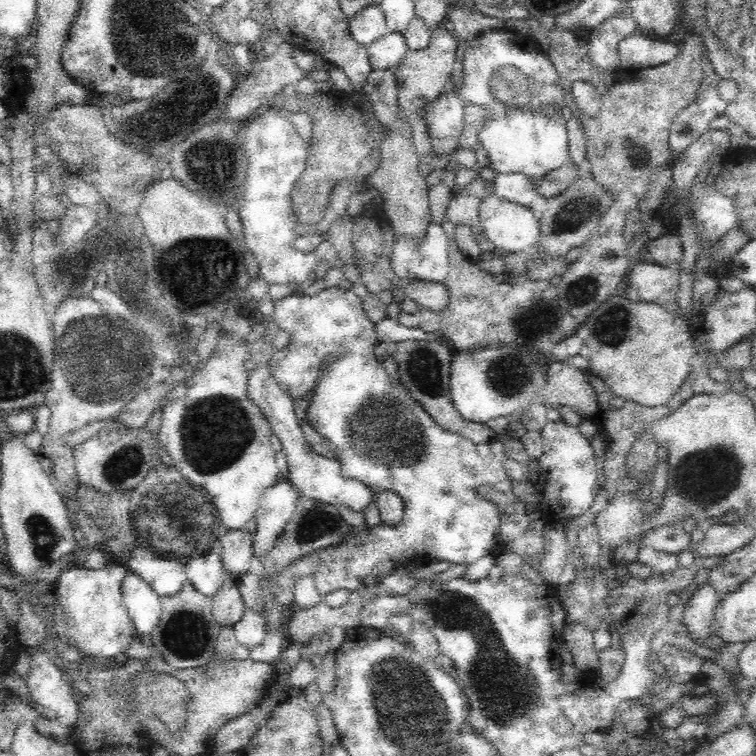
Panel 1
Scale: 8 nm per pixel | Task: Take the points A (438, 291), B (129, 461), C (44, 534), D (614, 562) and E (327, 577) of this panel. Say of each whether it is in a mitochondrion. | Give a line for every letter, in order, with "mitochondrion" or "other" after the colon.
A: other
B: mitochondrion
C: mitochondrion
D: other
E: other

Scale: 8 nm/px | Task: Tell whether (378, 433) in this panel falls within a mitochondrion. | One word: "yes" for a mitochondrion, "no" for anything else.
yes

